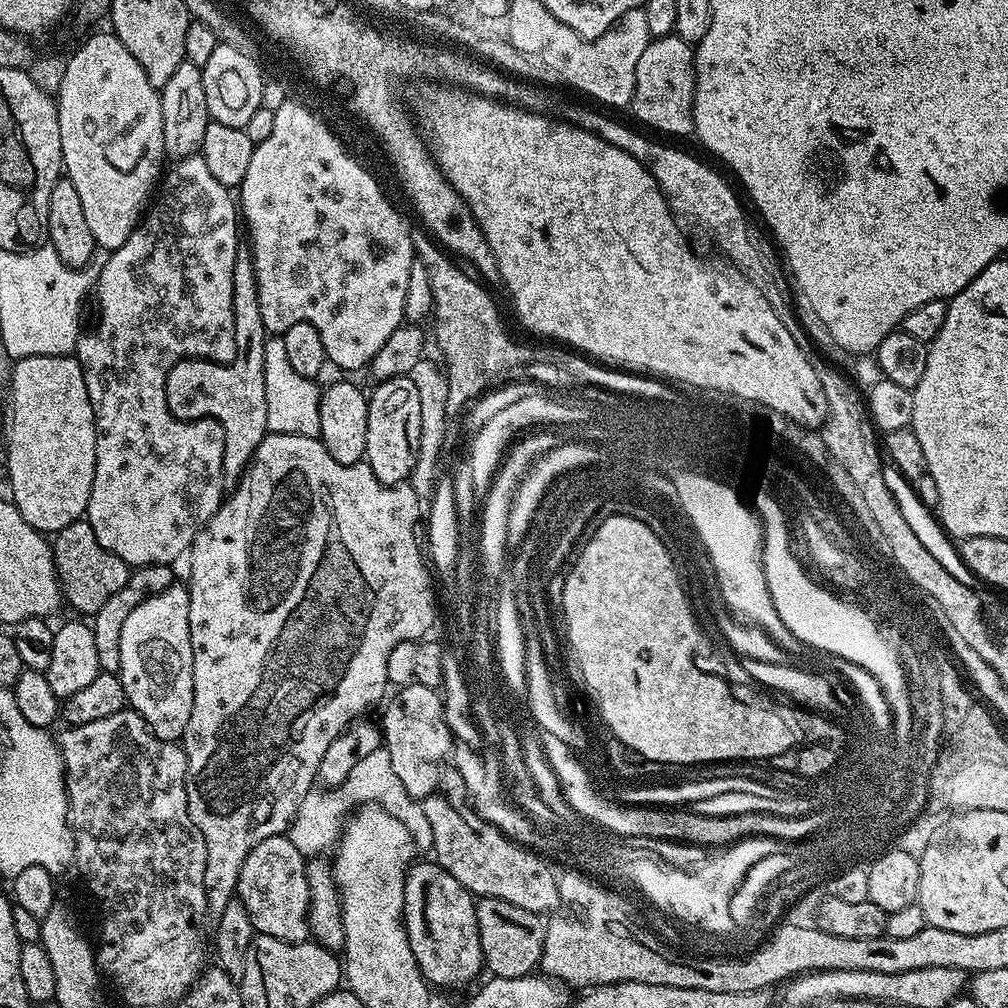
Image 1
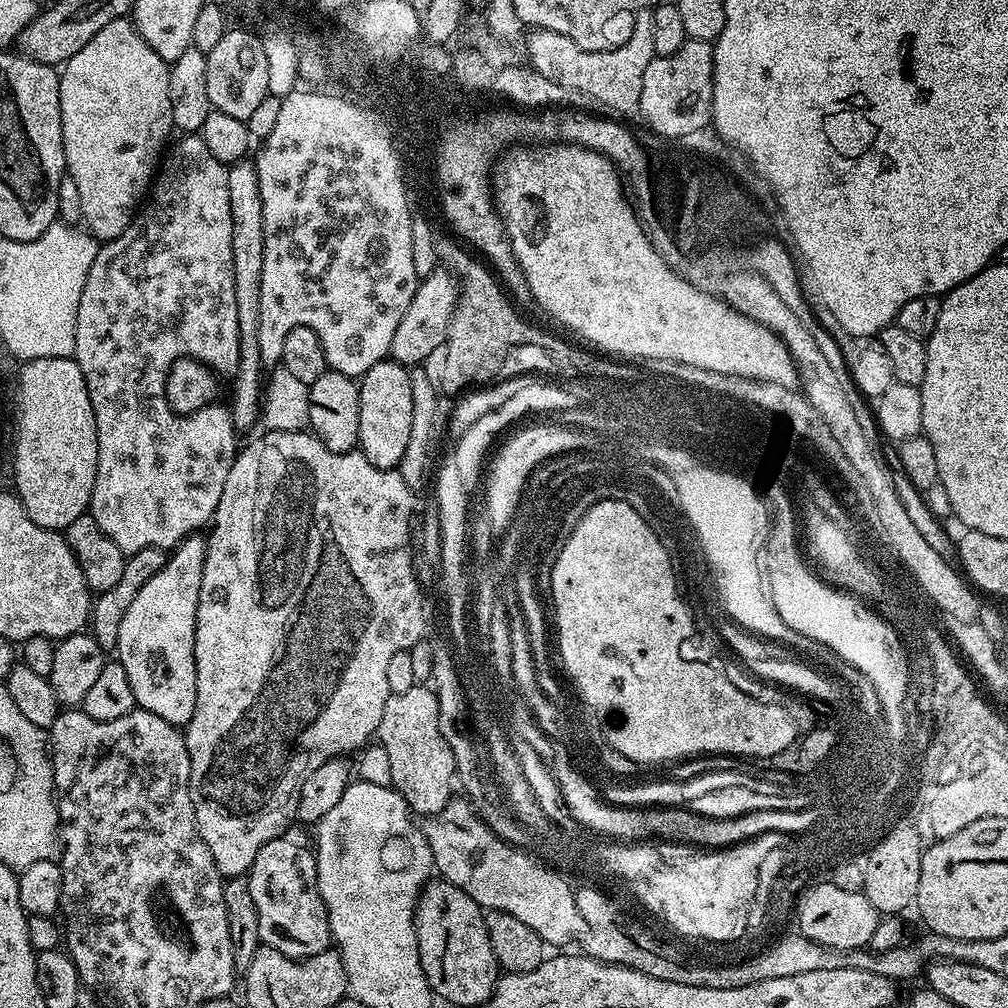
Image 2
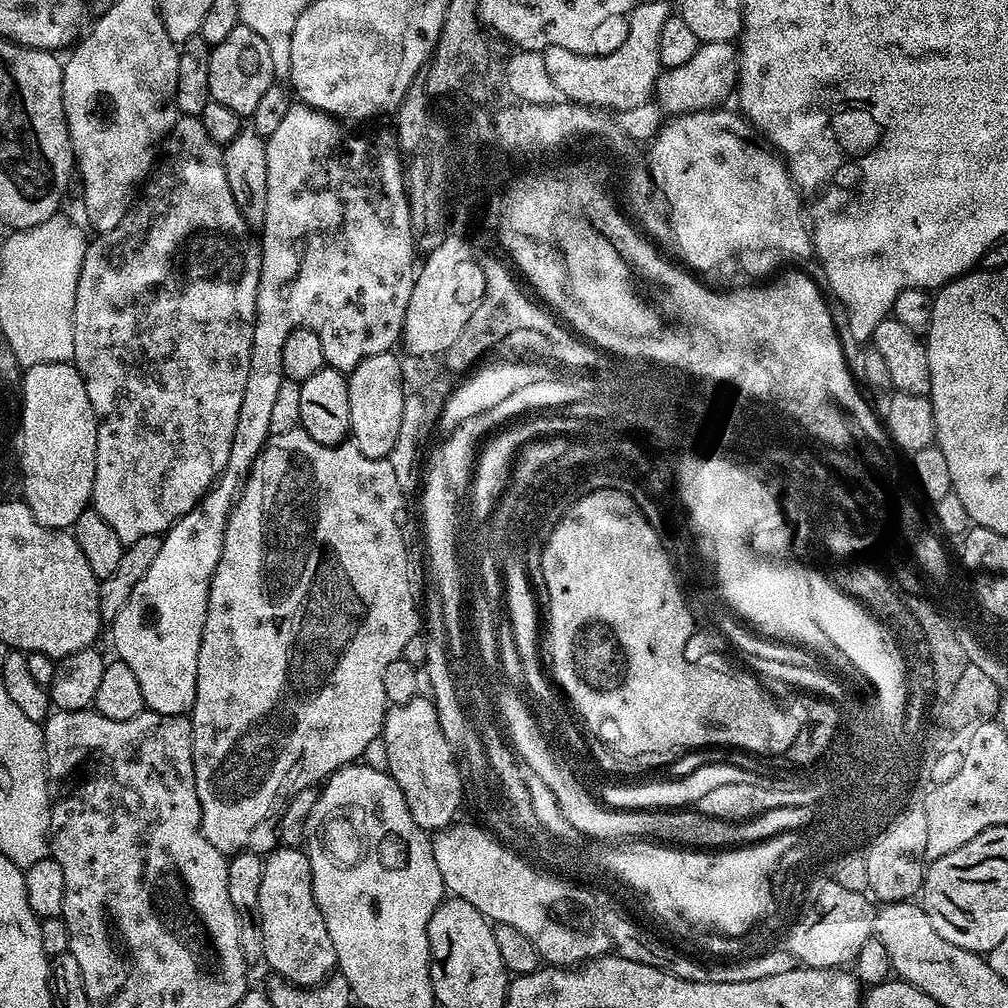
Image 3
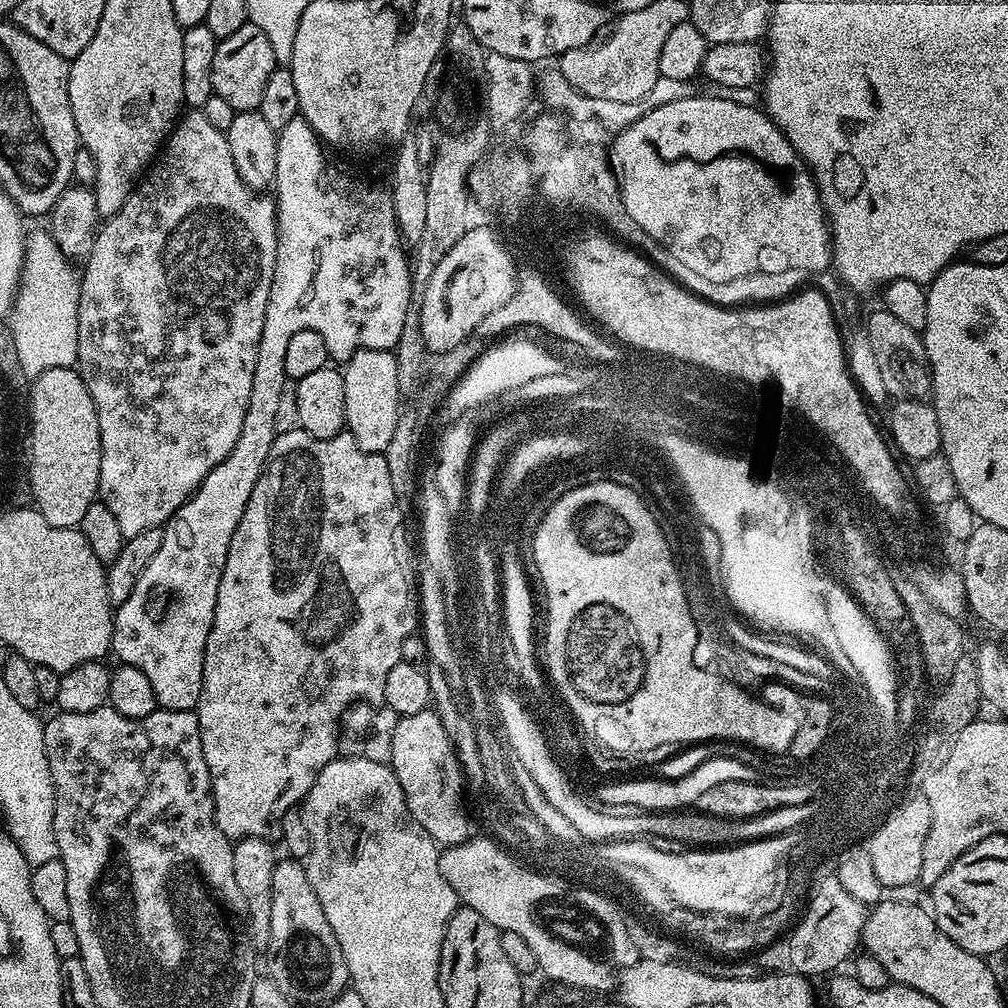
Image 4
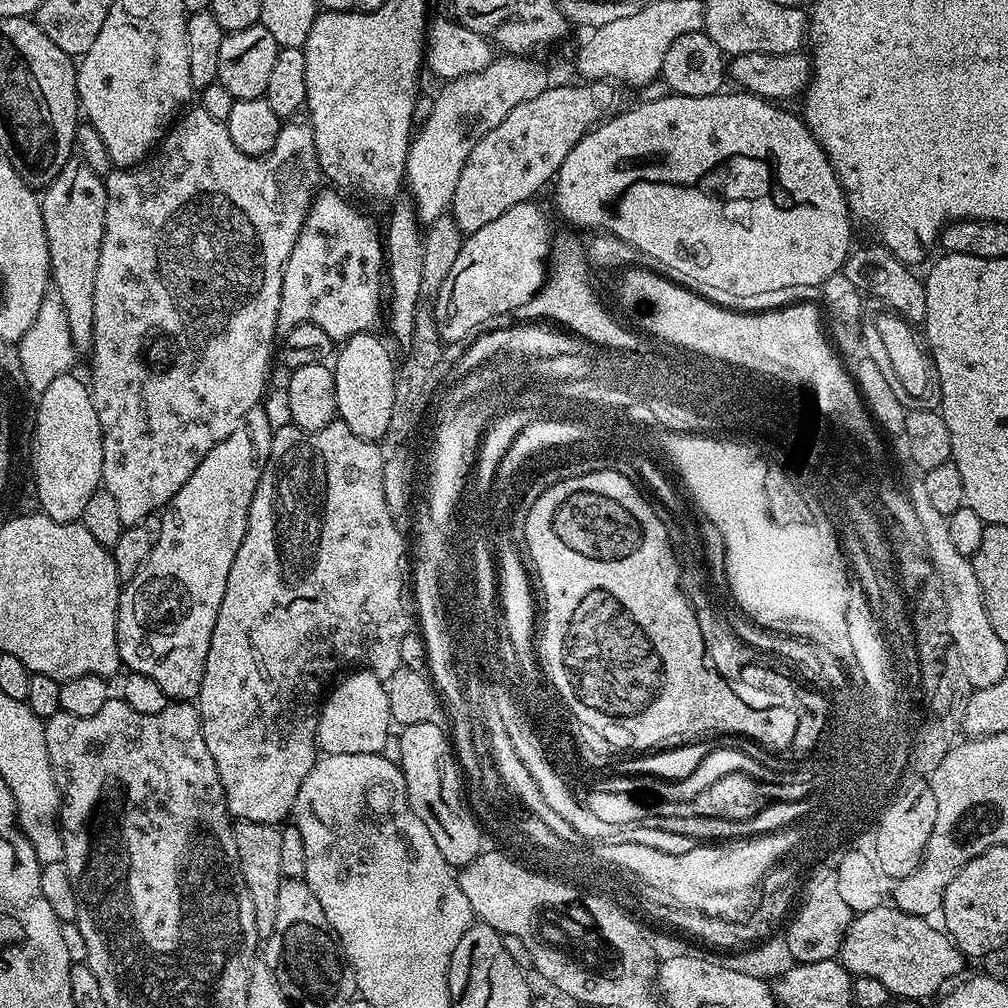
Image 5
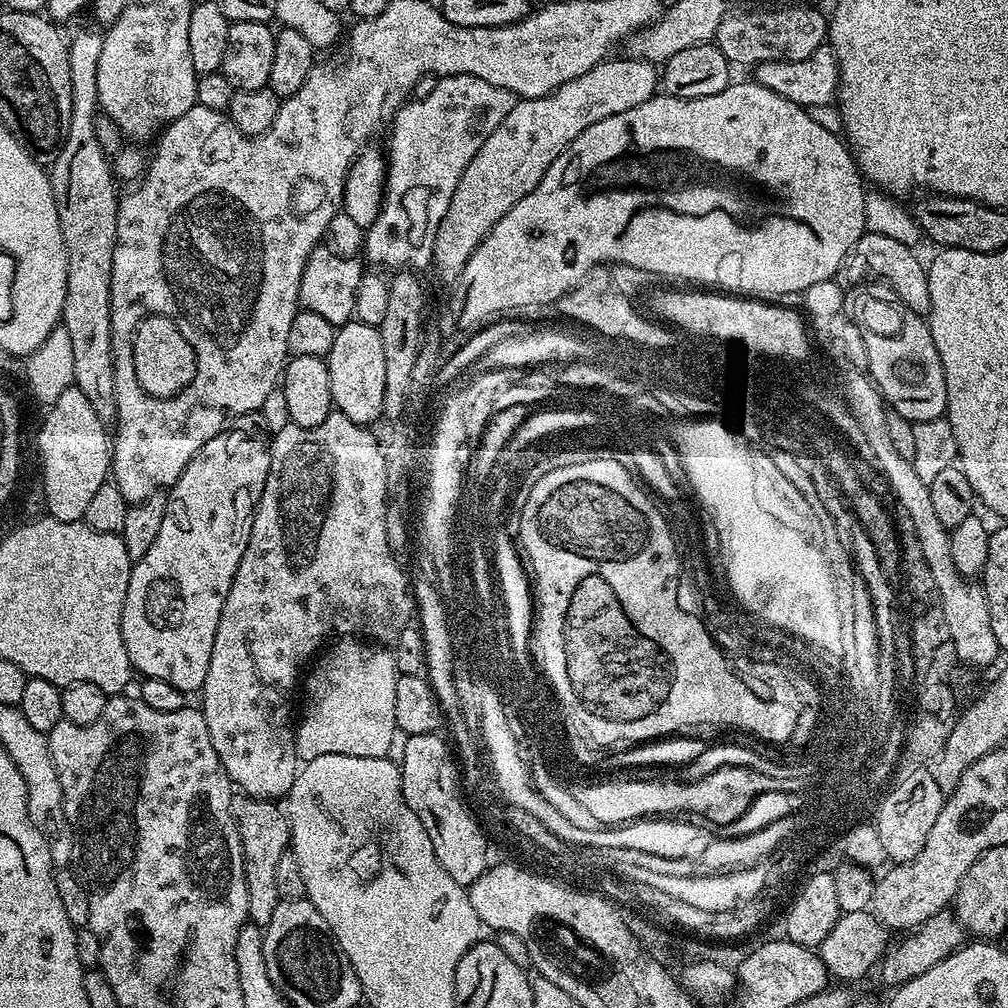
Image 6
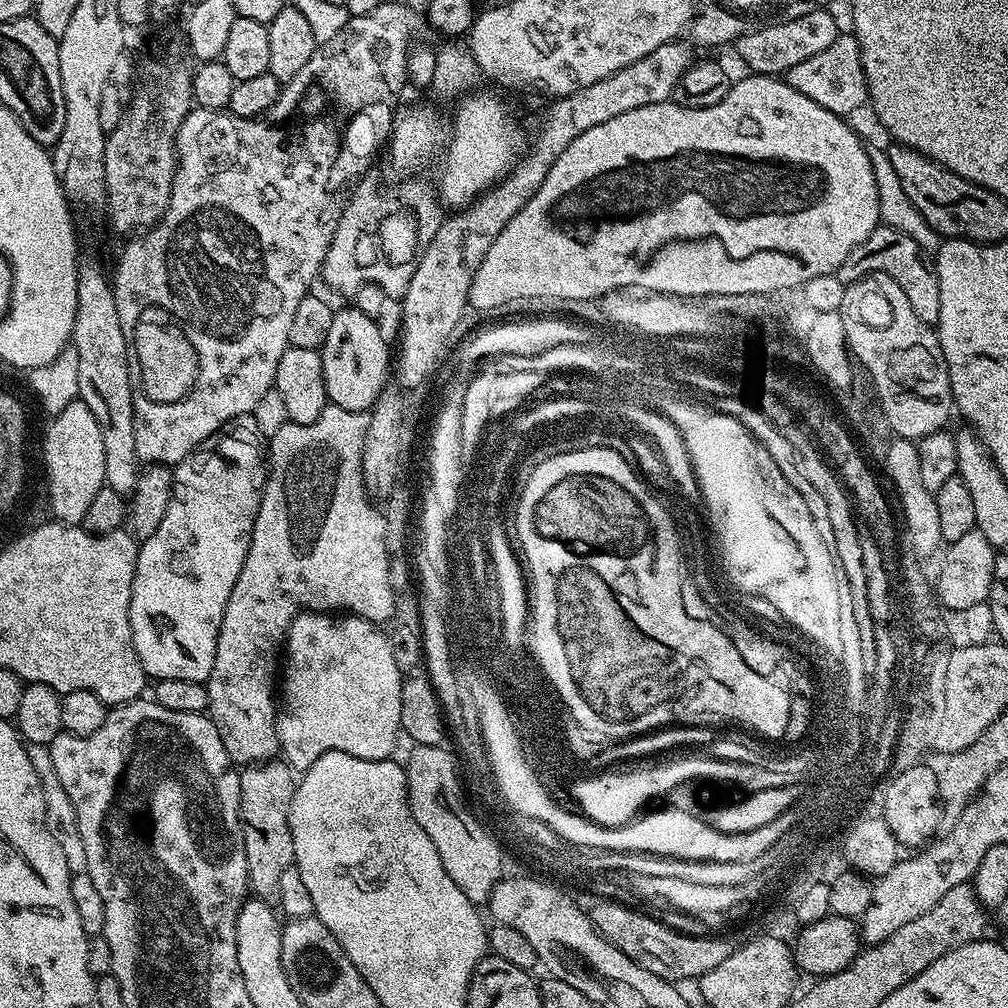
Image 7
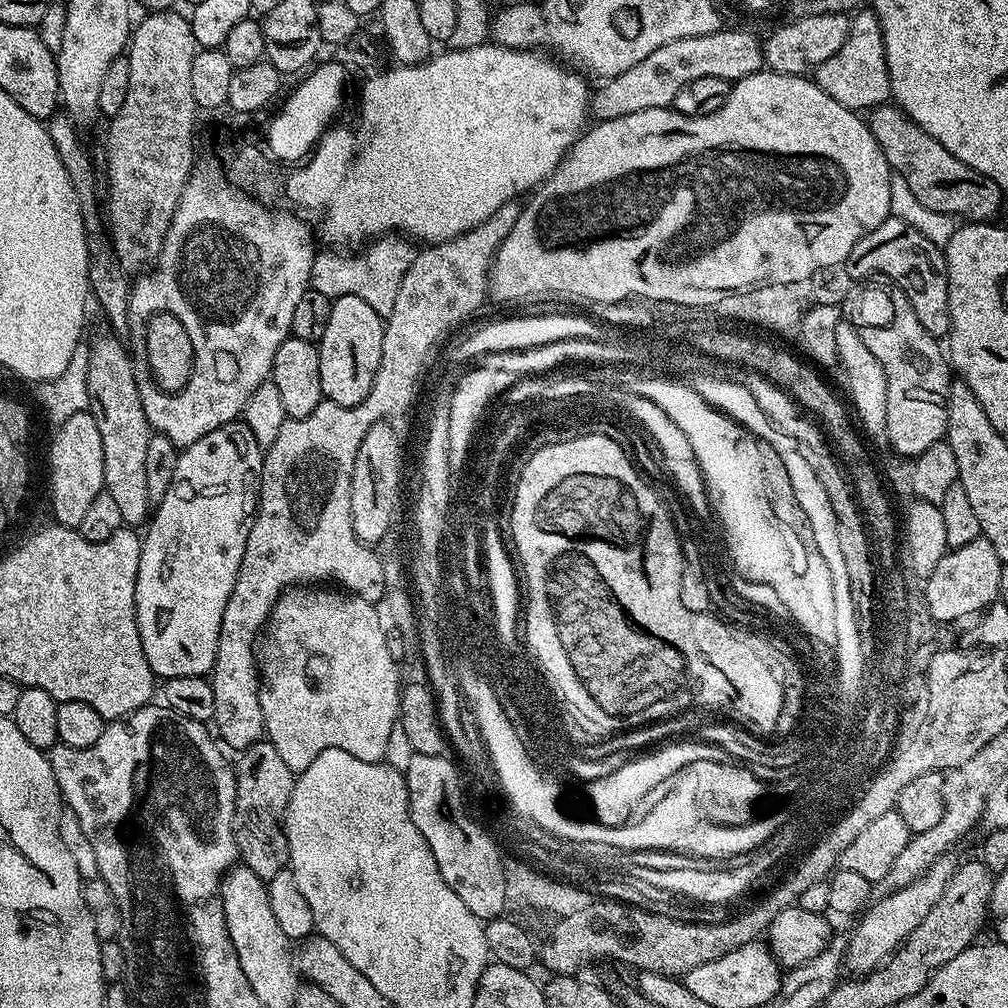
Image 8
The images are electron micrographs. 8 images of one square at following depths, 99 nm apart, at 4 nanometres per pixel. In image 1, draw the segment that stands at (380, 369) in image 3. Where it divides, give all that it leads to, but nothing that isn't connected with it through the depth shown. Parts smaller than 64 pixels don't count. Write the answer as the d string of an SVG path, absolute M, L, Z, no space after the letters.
M409 376L381 380L368 396L368 455L366 462L376 472L378 482L401 484L409 479L418 458L418 442L422 438L422 413L418 390Z

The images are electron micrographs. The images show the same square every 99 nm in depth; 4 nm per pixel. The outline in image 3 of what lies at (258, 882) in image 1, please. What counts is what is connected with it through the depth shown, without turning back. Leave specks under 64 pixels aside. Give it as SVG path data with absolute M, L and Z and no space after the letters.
M287 846L277 847L263 857L262 886L258 886L258 906L262 918L262 942L264 943L263 963L269 964L279 979L302 988L310 988L324 983L337 971L334 942L330 942L330 930L322 918L322 910L314 898L312 871L307 851Z

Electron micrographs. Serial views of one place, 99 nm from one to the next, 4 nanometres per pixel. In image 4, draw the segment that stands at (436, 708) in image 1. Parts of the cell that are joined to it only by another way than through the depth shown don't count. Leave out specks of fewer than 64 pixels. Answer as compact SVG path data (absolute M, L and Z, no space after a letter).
M425 710L418 714L399 717L395 721L396 725L391 725L392 745L390 754L392 755L391 770L398 778L402 786L402 794L406 798L406 806L410 814L430 834L435 838L437 845L451 846L464 840L464 817L459 809L459 776L456 772L456 763L452 759L452 751L456 745L453 744L446 732L446 727L442 724L442 718L436 710Z

